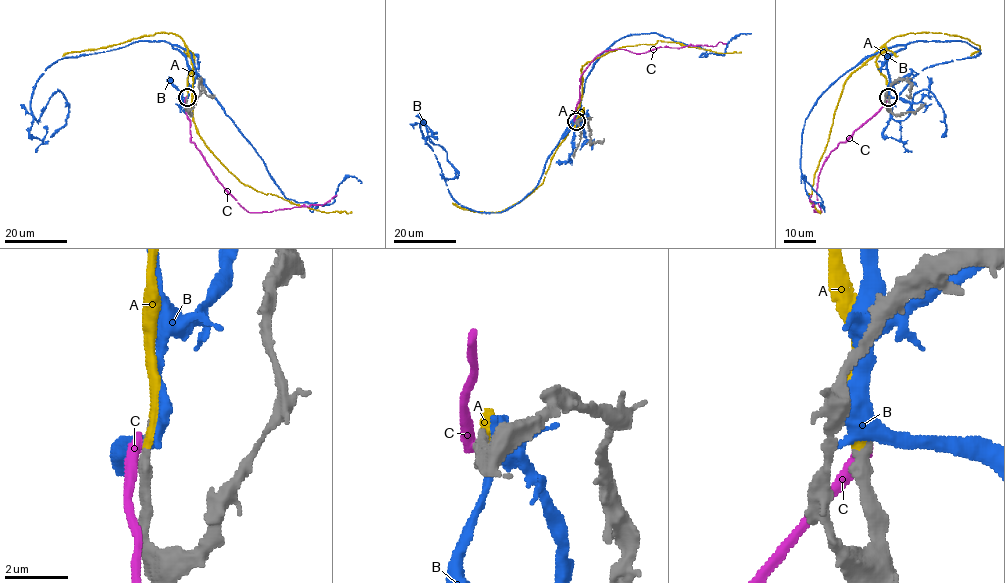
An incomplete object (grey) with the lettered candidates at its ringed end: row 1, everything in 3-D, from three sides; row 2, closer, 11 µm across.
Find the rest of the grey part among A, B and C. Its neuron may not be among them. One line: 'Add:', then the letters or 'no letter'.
Add: A

